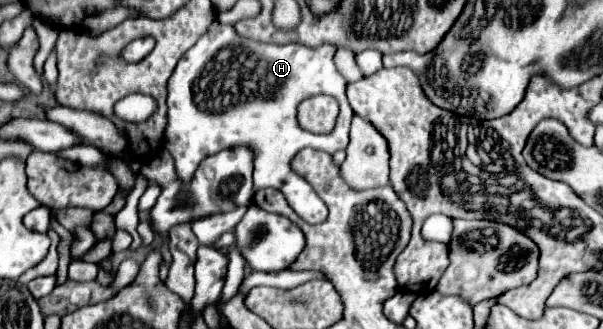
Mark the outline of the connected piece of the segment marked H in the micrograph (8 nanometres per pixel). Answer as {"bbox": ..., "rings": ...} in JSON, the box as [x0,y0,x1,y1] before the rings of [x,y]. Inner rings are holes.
{"bbox":[164,24,354,224],"rings":[[[210,24],[208,32],[178,62],[168,80],[168,126],[164,146],[176,160],[180,180],[190,182],[200,160],[226,148],[250,148],[254,154],[254,188],[280,190],[290,208],[308,224],[322,224],[328,208],[312,186],[290,168],[292,158],[306,146],[338,152],[348,146],[354,110],[346,100],[346,78],[334,66],[332,44],[308,48],[302,44],[264,44],[242,38],[228,24]],[[316,94],[330,94],[340,102],[338,122],[332,134],[312,134],[298,126],[298,104]],[[192,100],[246,100],[222,112],[200,110]]]}

